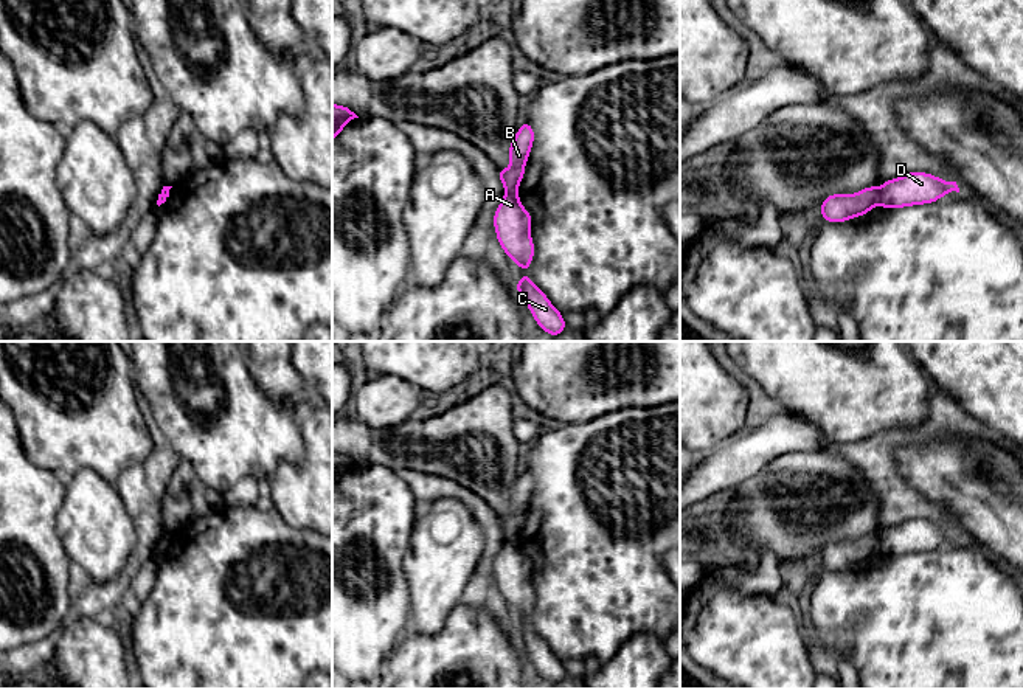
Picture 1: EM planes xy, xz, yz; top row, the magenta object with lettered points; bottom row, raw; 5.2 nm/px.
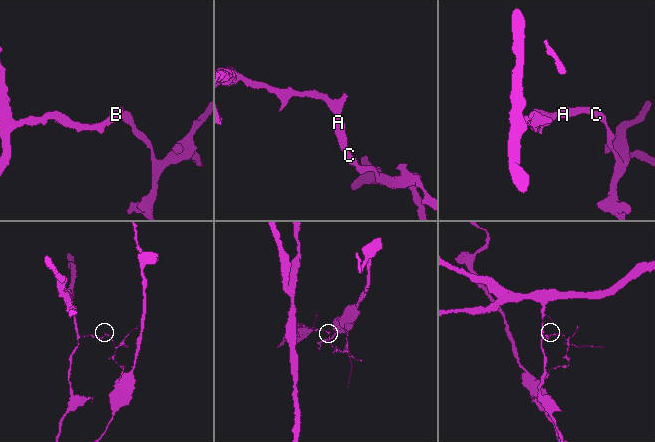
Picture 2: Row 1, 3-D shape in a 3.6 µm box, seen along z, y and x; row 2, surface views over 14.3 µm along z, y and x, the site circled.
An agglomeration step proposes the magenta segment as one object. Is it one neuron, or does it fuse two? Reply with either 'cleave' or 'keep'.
cleave

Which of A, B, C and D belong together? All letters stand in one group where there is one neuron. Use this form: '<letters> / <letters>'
A C D / B

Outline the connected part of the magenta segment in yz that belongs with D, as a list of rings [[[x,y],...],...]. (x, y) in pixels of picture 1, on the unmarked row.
[[[908,520],[882,531],[877,551],[889,557],[933,551],[950,538],[959,540],[956,529],[944,529],[927,520]]]

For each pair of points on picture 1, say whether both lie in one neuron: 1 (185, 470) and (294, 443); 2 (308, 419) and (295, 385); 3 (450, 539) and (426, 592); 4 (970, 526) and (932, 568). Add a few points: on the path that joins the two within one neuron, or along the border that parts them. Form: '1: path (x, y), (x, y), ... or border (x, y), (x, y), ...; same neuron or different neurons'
1: border (182, 460), (219, 494); different neurons
2: border (303, 404), (295, 410); different neurons
3: path (443, 551), (436, 568), (436, 579); same neuron
4: border (960, 539), (980, 547), (992, 557); different neurons

